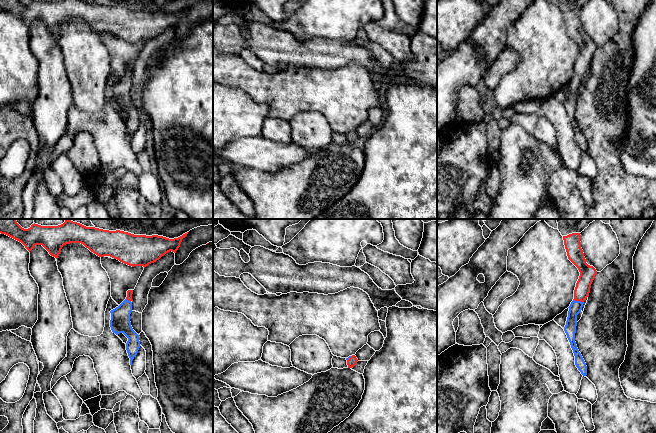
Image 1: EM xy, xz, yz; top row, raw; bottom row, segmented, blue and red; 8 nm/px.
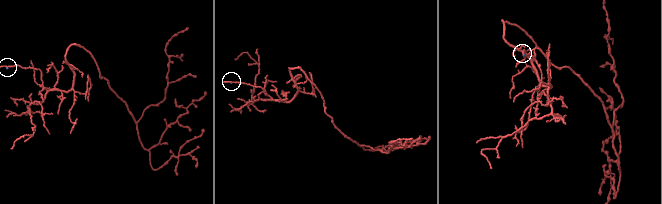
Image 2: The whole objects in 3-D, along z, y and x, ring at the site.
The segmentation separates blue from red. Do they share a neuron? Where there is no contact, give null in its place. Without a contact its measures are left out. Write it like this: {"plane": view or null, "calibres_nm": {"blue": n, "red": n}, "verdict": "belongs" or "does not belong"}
{"plane": "yz", "calibres_nm": {"blue": 100, "red": 130}, "verdict": "belongs"}

